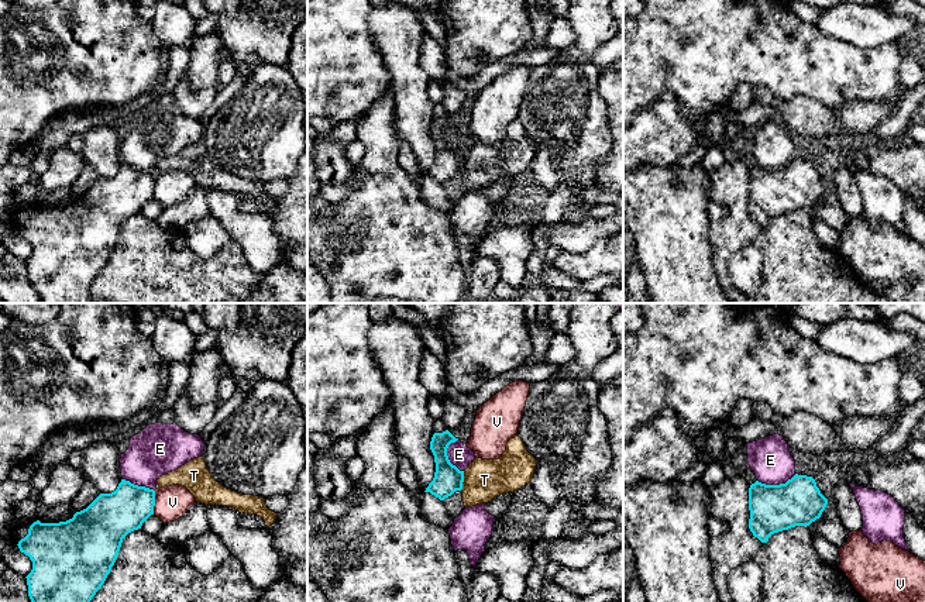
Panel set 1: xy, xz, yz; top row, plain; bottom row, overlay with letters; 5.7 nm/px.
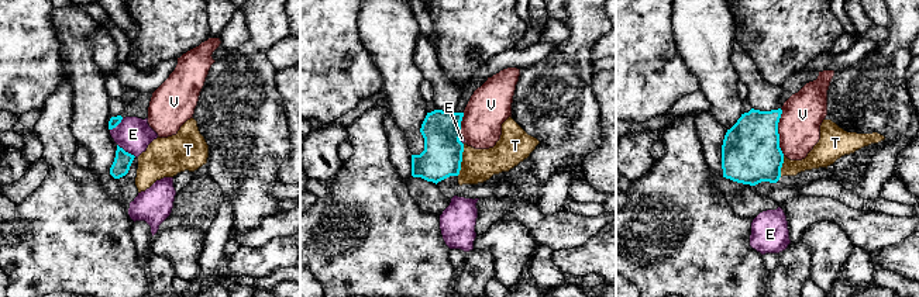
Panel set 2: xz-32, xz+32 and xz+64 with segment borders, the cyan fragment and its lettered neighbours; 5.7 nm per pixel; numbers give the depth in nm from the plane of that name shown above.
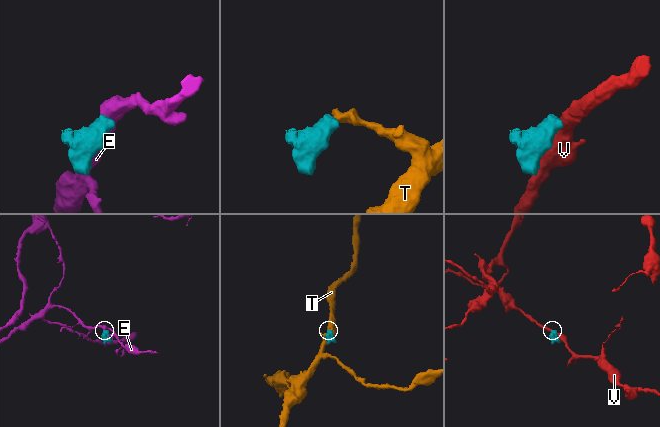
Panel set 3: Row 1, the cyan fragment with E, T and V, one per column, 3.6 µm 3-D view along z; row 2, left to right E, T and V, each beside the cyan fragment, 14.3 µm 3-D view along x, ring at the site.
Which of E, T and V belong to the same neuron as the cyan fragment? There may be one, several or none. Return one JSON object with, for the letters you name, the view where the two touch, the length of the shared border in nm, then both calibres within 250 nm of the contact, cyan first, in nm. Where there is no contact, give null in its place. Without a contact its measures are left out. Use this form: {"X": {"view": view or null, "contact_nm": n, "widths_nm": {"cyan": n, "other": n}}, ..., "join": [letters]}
{"join": []}

